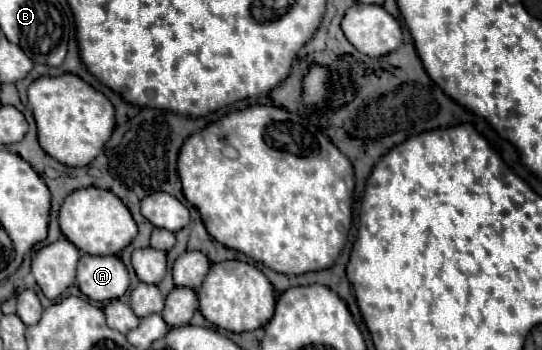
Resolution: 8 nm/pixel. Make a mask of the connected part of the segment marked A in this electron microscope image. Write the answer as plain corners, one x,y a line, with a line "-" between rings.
82,255
76,285
92,301
110,301
126,293
130,277
116,255

